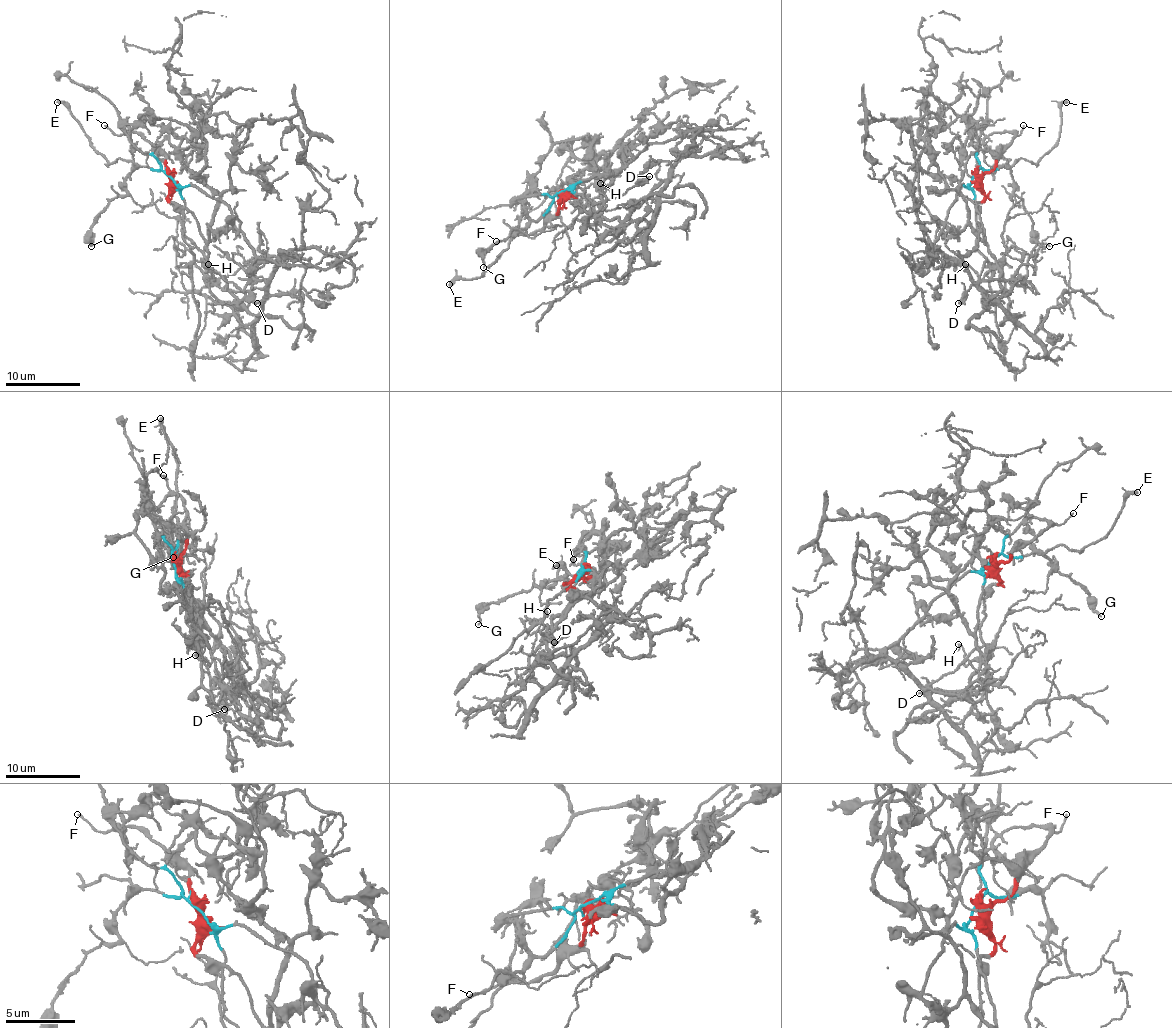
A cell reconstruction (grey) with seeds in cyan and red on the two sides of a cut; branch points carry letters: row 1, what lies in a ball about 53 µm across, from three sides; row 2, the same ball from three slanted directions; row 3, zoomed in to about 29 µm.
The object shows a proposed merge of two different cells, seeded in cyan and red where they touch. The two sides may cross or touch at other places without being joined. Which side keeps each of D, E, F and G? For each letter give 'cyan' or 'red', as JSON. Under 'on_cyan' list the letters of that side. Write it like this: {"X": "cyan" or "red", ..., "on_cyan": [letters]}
{"D": "cyan", "E": "cyan", "F": "red", "G": "cyan", "on_cyan": ["D", "E", "G"]}

